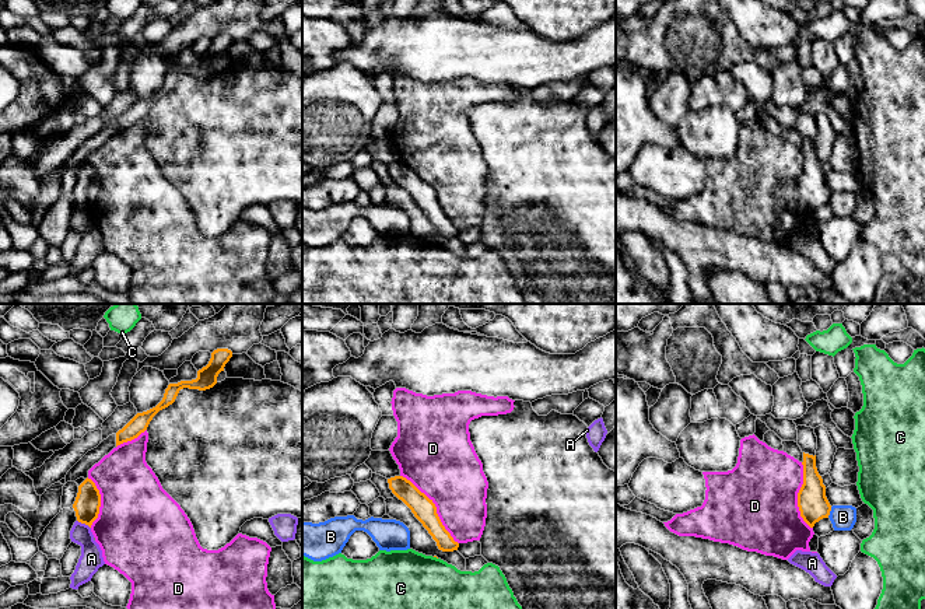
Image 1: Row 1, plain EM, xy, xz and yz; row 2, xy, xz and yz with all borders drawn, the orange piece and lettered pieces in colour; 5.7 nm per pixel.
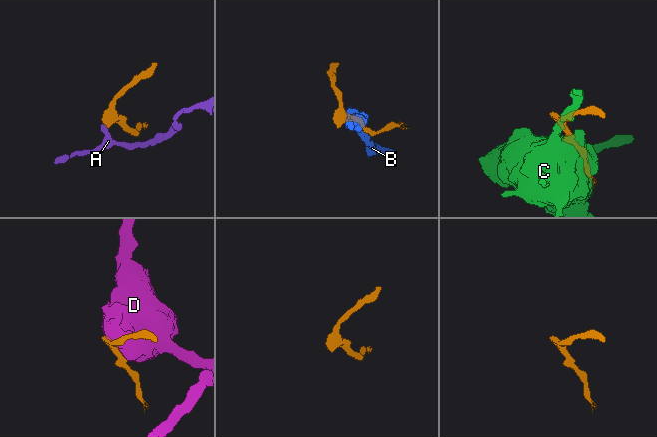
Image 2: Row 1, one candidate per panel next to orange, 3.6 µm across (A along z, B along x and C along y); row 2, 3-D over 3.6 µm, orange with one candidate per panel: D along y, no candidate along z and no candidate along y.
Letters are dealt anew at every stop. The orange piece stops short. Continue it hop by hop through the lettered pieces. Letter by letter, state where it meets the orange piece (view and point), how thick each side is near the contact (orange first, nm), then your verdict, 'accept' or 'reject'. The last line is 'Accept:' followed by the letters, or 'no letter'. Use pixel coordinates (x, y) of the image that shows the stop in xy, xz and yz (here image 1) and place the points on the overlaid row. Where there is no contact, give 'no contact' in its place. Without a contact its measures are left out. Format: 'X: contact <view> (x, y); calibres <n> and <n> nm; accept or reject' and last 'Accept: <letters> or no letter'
A: contact xy (84, 522); calibres 150 and 130 nm; reject
B: contact yz (829, 513); calibres 170 and 140 nm; reject
C: contact xz (435, 556); calibres 20 and 340 nm; reject
D: contact xz (435, 507); calibres 140 and 400 nm; reject
Accept: no letter

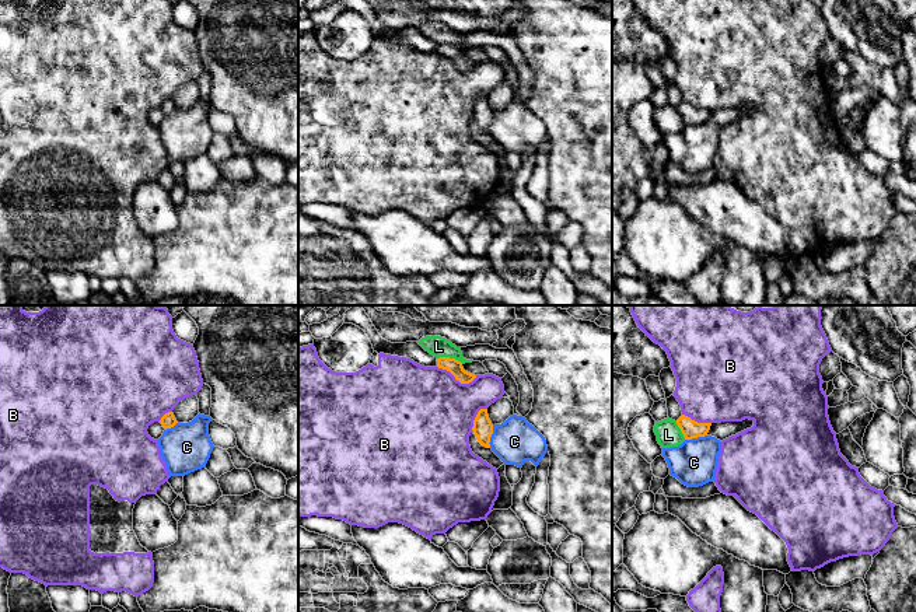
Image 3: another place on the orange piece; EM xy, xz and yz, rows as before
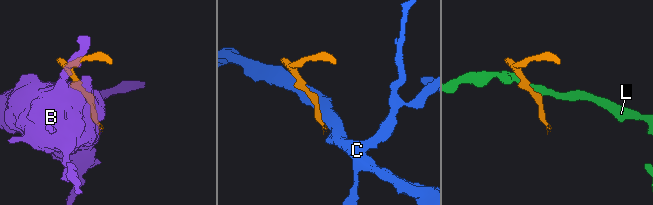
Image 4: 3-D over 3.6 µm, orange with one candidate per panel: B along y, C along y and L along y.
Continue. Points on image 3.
B: contact xz (457, 380); calibres 80 and 500 nm; reject
C: contact xz (490, 436); calibres 110 and 260 nm; reject
L: contact xz (448, 357); calibres 80 and 120 nm; reject
Accept: no letter

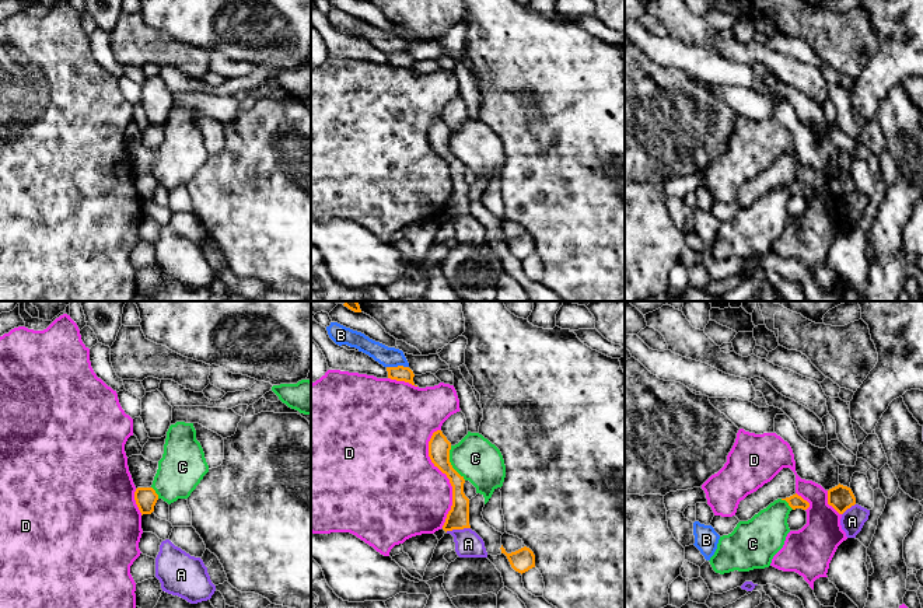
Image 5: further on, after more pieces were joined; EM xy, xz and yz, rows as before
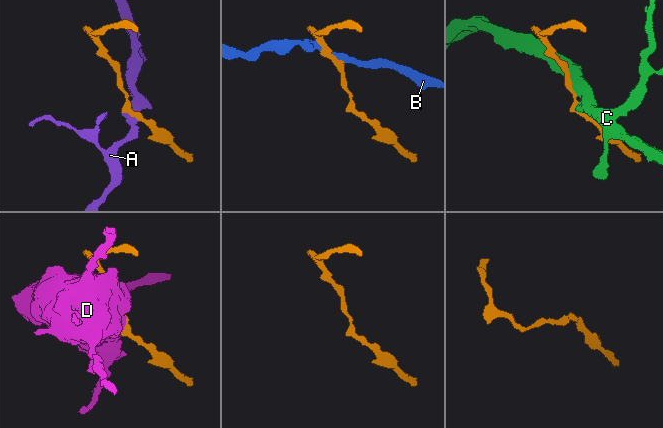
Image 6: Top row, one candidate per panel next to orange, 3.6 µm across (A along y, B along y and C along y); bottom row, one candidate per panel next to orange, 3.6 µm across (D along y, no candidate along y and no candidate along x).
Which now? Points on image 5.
A: contact xz (457, 528); calibres 130 and 160 nm; reject
B: contact xz (398, 366); calibres 90 and 110 nm; reject
C: contact xz (450, 463); calibres 130 and 260 nm; reject
D: contact xz (447, 477); calibres 130 and 460 nm; reject
Accept: no letter

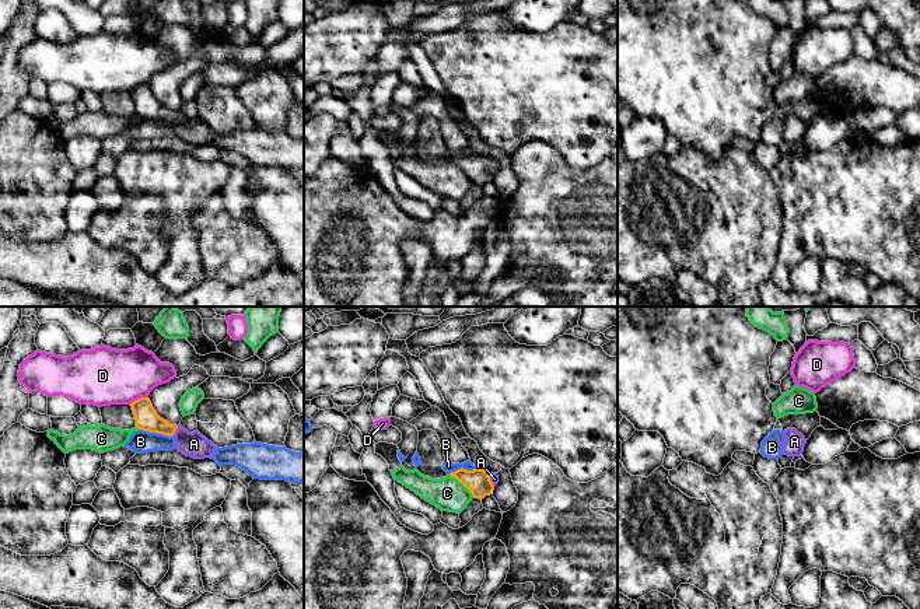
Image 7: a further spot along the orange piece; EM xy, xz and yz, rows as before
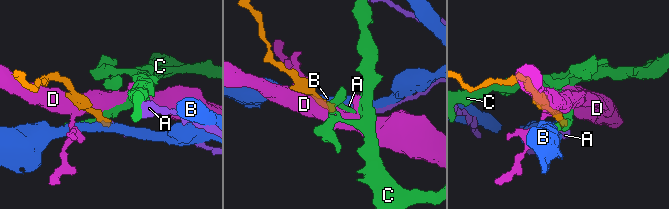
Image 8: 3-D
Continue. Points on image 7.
A: contact xy (175, 430); calibres 130 and 140 nm; accept
B: contact xy (156, 431); calibres 130 and 130 nm; reject
C: contact xz (462, 483); calibres 150 and 190 nm; reject
D: contact xy (137, 399); calibres 130 and 340 nm; reject
Accept: A

